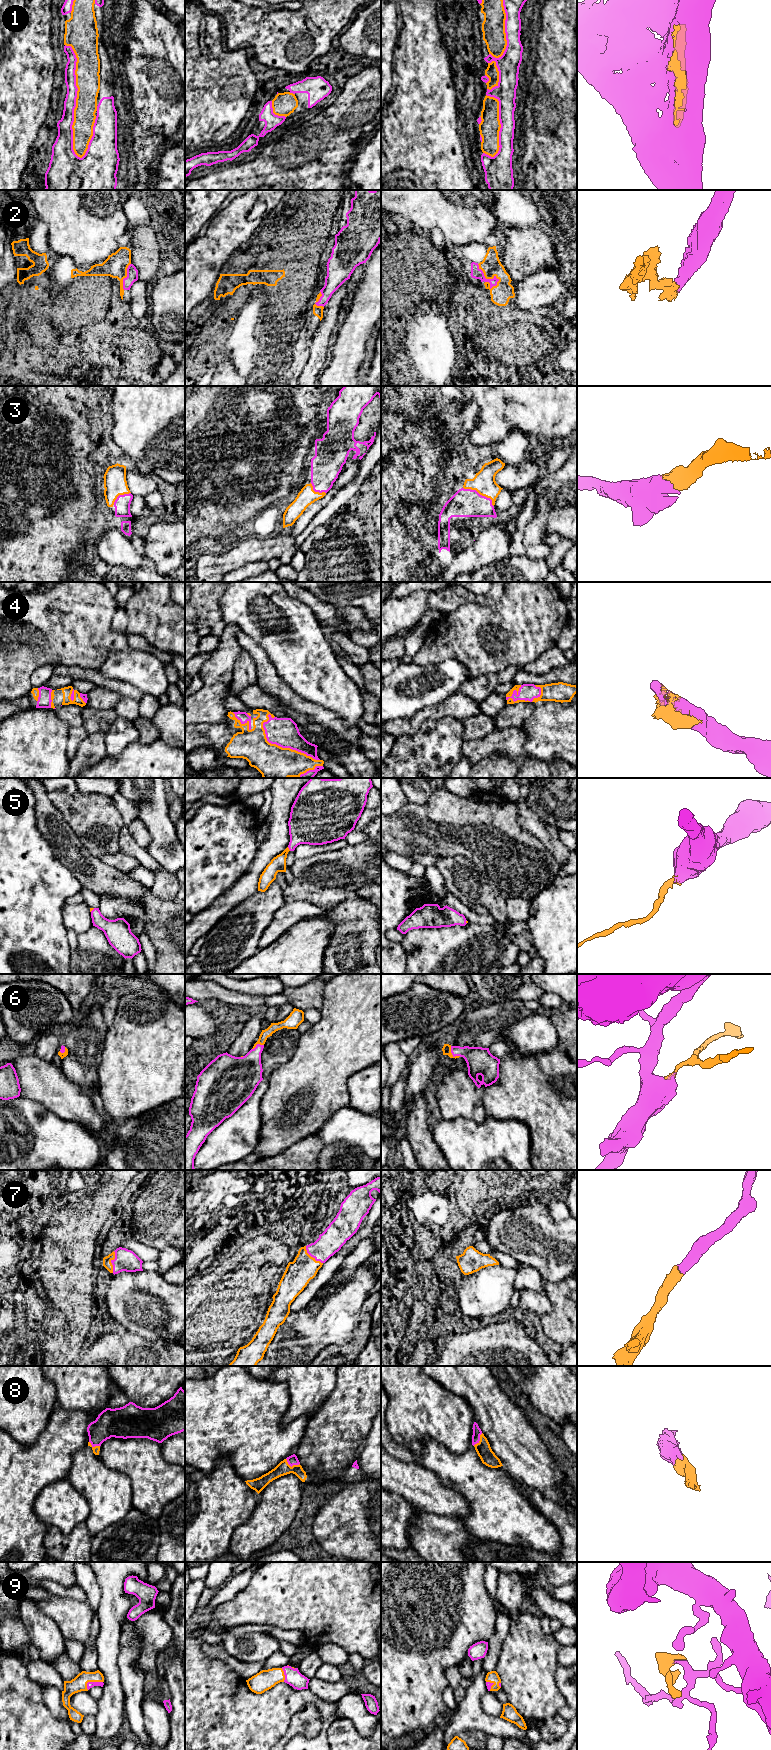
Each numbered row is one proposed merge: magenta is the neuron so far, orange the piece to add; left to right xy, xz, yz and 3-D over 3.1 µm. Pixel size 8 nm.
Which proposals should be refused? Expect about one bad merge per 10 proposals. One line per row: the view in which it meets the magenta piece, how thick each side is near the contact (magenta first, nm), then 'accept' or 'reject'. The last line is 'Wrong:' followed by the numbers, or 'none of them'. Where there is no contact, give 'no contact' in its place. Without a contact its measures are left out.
1: xy | 140/190 nm | accept
2: yz | 90/160 nm | accept
3: yz | 220/180 nm | accept
4: xz | 220/280 nm | accept
5: xz | 300/130 nm | accept
6: yz | 220/70 nm | accept
7: xy | 180/70 nm | accept
8: xz | 80/110 nm | accept
9: xy | 50/120 nm | accept
Wrong: none of them

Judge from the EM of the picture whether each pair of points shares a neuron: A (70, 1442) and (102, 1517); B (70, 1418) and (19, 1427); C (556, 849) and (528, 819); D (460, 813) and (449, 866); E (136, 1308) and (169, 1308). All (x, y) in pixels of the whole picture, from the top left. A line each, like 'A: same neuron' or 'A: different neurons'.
A: different neurons
B: different neurons
C: same neuron
D: different neurons
E: same neuron

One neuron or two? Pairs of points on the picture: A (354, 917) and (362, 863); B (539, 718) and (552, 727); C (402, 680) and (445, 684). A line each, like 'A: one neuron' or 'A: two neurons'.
A: two neurons
B: one neuron
C: one neuron

